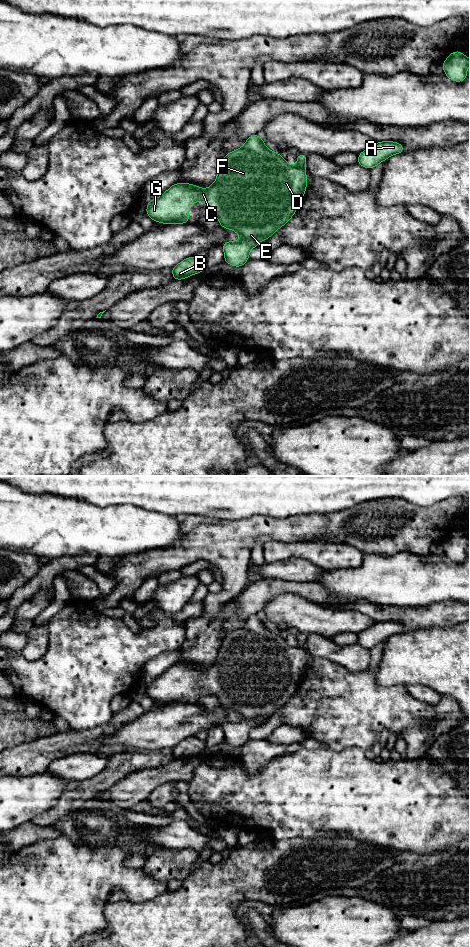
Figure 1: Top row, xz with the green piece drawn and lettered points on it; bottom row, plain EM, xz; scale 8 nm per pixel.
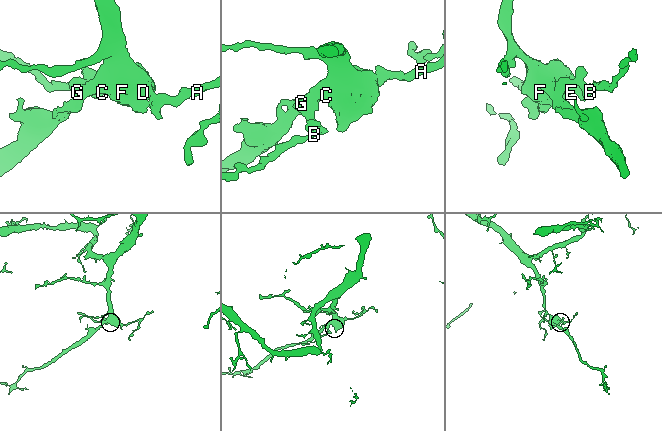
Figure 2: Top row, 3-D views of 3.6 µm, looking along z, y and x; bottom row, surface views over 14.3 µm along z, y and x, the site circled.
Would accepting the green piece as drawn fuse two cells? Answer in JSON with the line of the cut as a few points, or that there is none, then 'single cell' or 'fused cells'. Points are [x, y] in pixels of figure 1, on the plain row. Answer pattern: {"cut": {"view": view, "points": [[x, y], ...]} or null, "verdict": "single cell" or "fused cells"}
{"cut": null, "verdict": "single cell"}

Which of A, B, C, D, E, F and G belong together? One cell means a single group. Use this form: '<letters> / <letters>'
A B C D E F G

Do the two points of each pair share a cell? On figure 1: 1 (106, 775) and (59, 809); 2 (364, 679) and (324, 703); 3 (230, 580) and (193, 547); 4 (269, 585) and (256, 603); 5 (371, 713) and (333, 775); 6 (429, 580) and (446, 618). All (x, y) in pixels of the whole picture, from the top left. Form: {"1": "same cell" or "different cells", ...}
{"1": "same cell", "2": "same cell", "3": "same cell", "4": "same cell", "5": "different cells", "6": "different cells"}

